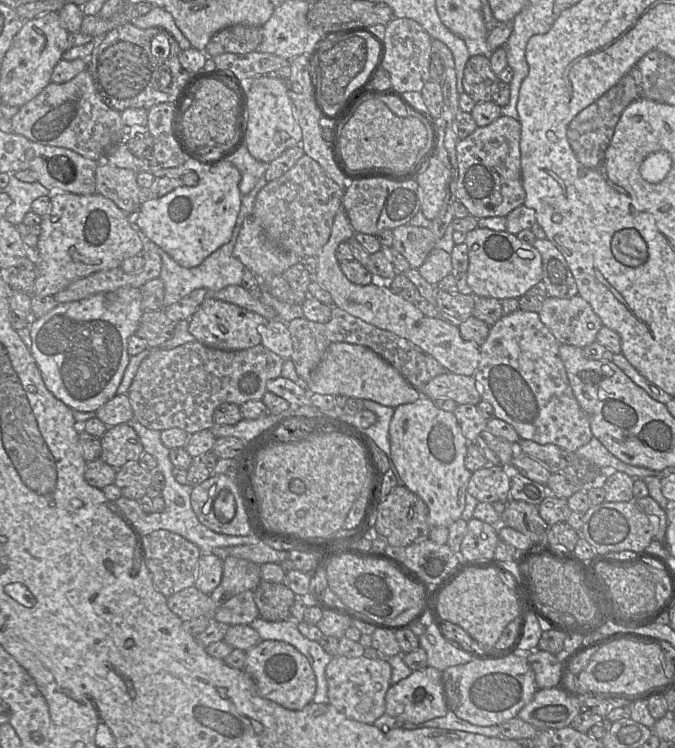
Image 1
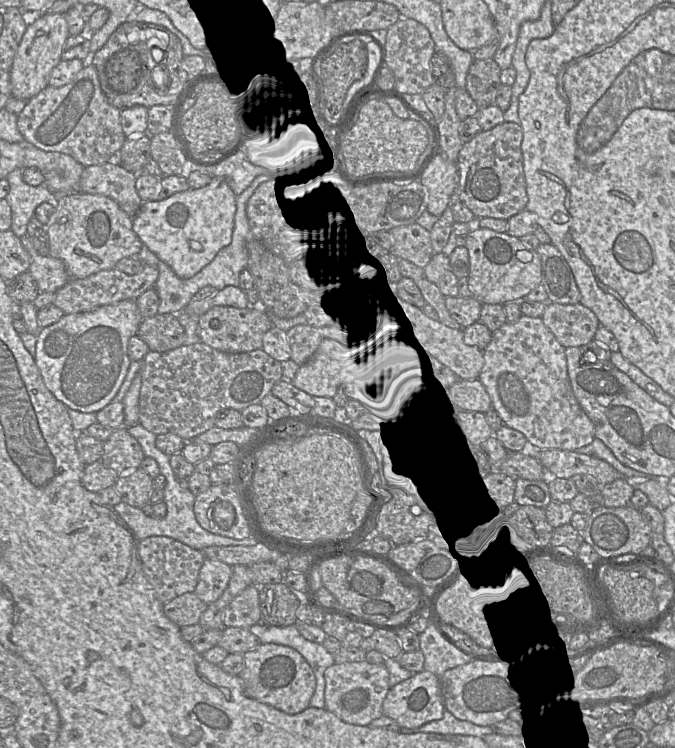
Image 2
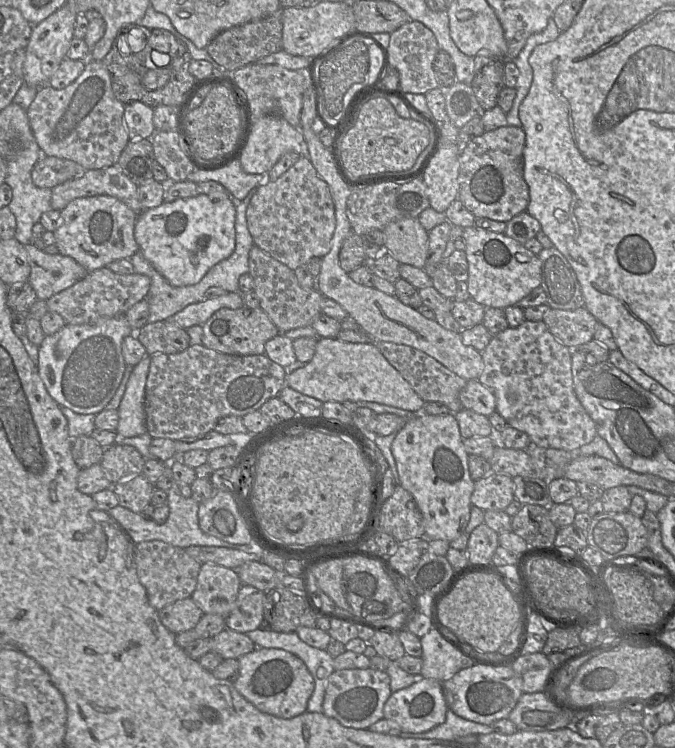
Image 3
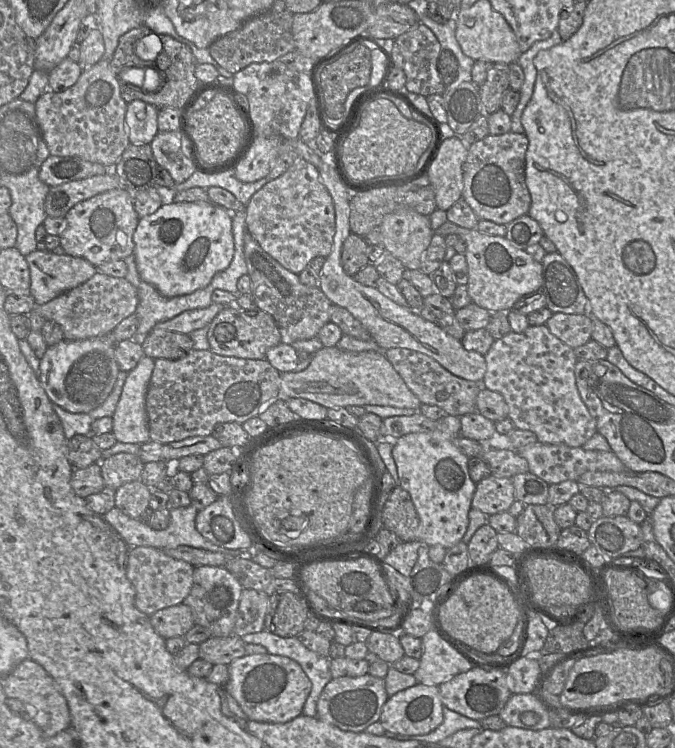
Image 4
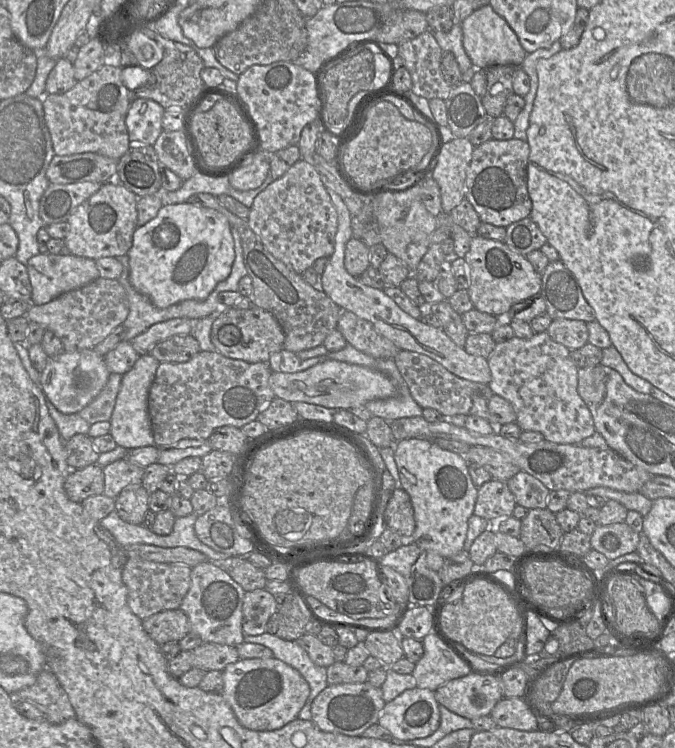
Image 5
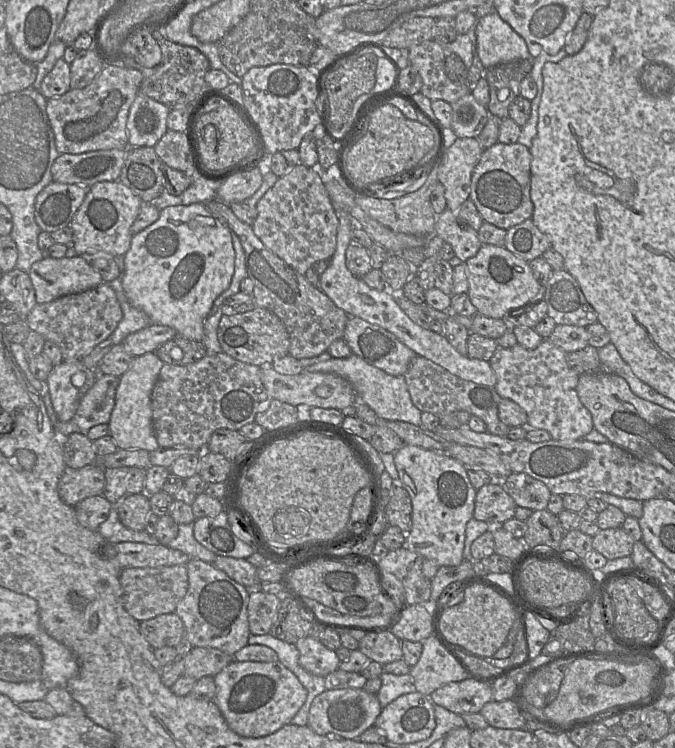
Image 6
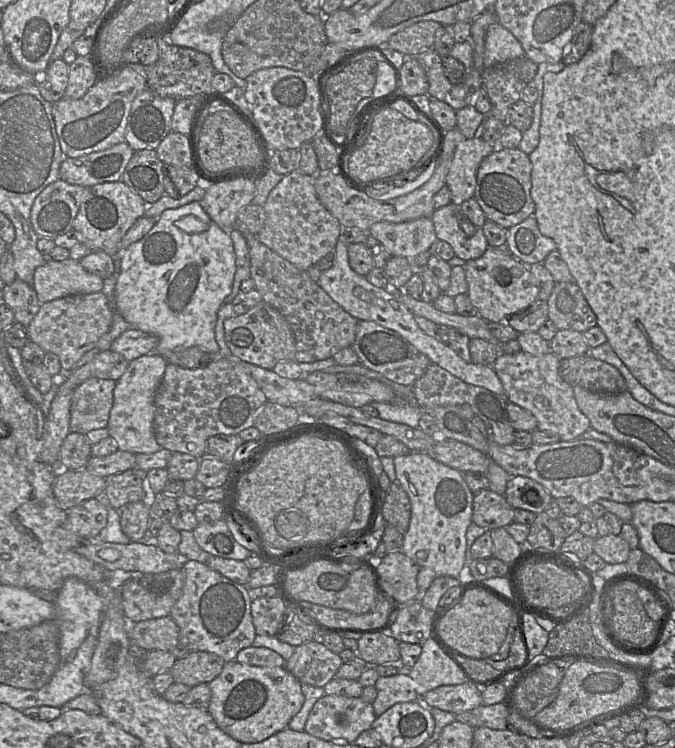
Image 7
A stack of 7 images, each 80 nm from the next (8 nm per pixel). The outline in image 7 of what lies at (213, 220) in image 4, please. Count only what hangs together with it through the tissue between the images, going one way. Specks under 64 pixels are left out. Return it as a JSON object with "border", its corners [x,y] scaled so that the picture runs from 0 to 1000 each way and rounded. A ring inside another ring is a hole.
{"border":[[[295,269],[243,281],[213,317],[167,344],[179,348],[178,366],[170,382],[175,417],[194,439],[234,452],[230,468],[219,473],[241,476],[262,464],[290,463],[310,472],[313,483],[329,477],[319,455],[319,434],[321,418],[344,388],[350,341],[339,313],[313,294]]]}

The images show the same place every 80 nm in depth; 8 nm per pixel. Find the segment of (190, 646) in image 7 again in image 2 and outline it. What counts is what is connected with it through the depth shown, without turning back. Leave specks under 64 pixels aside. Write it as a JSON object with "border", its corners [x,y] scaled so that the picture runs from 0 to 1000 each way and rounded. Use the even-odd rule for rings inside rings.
{"border":[[[304,747],[287,793],[307,809],[319,805],[336,786],[344,758],[320,747]]]}

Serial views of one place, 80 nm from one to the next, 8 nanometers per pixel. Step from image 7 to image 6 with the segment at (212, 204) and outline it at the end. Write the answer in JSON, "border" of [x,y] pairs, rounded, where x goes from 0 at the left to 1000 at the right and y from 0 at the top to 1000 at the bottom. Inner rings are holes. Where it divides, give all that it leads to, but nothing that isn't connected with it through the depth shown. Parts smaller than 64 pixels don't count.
{"border":[[[388,226],[350,233],[327,245],[317,267],[335,274],[361,270],[385,251],[388,242]]]}

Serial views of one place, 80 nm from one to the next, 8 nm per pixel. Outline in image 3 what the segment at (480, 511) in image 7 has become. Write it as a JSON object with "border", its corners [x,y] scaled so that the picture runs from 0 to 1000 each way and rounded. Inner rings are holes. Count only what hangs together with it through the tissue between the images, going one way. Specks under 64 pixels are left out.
{"border":[[[729,631],[702,643],[698,672],[717,683],[747,683],[760,668],[761,643],[754,635]]]}

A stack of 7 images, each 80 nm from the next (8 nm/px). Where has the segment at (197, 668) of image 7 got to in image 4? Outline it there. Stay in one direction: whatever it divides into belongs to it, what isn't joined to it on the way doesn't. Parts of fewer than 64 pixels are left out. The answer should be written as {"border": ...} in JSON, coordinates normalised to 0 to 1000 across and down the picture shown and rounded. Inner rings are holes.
{"border":[[[351,849],[311,852],[295,861],[295,880],[316,889],[339,889],[345,882],[364,876],[363,862],[360,854]]]}

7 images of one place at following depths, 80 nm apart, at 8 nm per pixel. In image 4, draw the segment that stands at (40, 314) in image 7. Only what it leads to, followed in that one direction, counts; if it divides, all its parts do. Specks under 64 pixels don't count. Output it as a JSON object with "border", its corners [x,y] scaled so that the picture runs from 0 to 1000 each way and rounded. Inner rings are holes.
{"border":[[[145,361],[133,373],[120,381],[53,410],[68,428],[79,428],[90,436],[96,455],[114,456],[160,449],[182,426],[201,417],[204,405],[203,386],[185,370],[161,369]]]}

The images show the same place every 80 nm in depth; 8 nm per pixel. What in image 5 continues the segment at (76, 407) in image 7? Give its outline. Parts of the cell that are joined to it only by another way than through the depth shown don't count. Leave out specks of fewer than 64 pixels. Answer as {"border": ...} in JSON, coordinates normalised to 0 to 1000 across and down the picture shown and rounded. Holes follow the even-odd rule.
{"border":[[[163,499],[159,513],[145,529],[116,551],[133,568],[164,560],[181,503],[175,499]]]}

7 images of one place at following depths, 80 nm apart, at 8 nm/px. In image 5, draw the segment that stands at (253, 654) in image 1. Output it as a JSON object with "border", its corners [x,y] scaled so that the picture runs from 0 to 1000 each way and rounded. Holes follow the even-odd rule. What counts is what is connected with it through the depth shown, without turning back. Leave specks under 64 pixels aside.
{"border":[[[403,880],[354,881],[330,894],[329,932],[353,965],[378,977],[410,976],[441,959],[459,917],[449,904],[422,885]]]}

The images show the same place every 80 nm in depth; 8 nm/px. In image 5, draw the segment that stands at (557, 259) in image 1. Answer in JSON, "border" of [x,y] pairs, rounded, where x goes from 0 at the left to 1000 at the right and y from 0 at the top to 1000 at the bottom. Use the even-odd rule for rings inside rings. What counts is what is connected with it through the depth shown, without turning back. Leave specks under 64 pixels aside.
{"border":[[[831,348],[813,350],[803,368],[800,394],[809,405],[809,418],[821,426],[881,428],[879,412],[867,400],[849,365]]]}

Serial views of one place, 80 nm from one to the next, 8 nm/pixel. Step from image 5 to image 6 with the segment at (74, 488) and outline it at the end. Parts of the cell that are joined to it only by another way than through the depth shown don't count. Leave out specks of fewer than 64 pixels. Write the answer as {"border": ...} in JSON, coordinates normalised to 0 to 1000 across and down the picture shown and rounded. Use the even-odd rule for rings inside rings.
{"border":[[[144,618],[120,627],[98,627],[86,647],[89,666],[111,678],[130,664],[153,662],[156,640],[156,627]]]}

